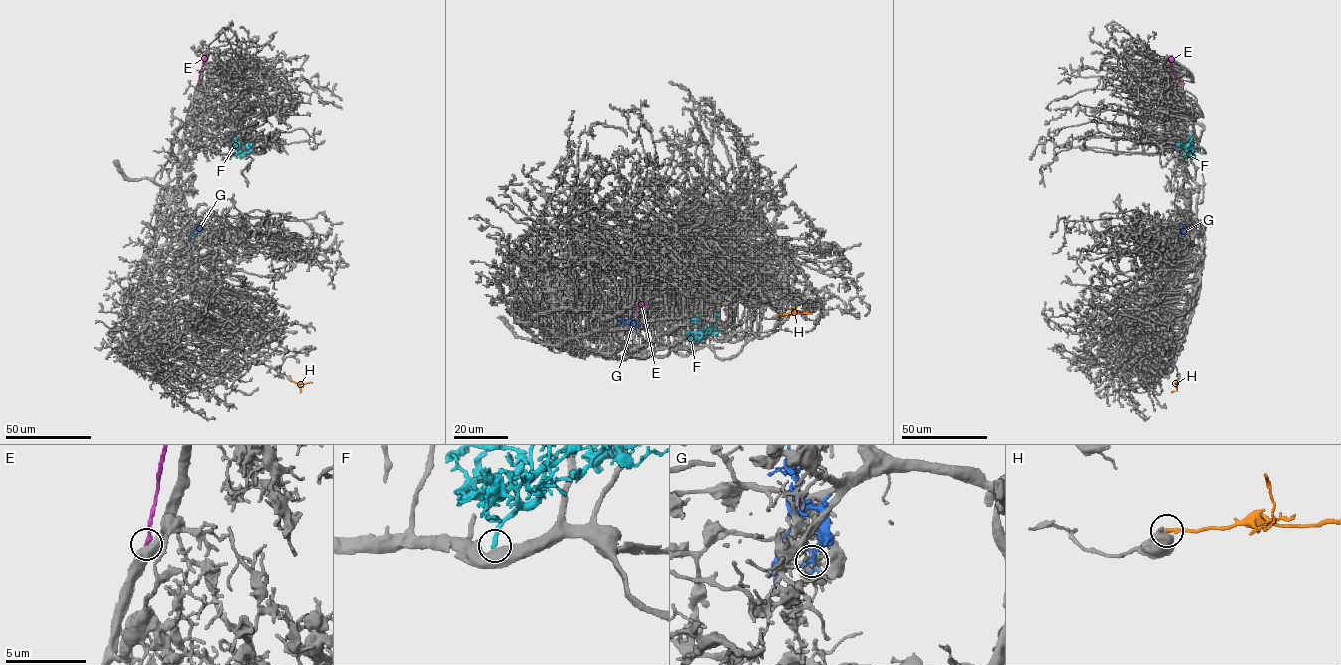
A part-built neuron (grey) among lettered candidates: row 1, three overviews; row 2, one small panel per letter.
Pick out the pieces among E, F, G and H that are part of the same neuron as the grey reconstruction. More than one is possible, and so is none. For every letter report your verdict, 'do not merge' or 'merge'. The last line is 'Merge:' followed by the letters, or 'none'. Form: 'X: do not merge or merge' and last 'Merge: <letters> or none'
E: do not merge
F: do not merge
G: do not merge
H: do not merge
Merge: none

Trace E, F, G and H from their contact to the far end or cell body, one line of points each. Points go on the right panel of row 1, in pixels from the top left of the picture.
E: (1182, 85), (1170, 65), (1172, 55)
F: (1198, 150), (1189, 152), (1178, 144), (1179, 140), (1182, 141)
G: (1183, 235), (1182, 228), (1181, 242)
H: (1177, 379), (1176, 390), (1171, 392)

